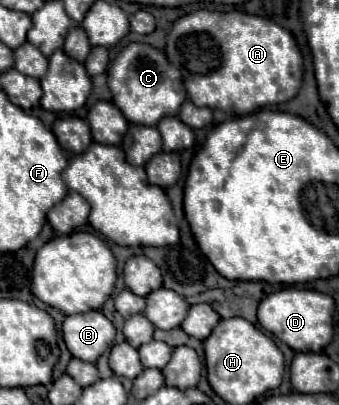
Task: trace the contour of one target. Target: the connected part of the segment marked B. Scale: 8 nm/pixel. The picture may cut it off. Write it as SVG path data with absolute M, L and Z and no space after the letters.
M100 310L66 316L62 332L70 354L84 362L96 362L116 336L114 324Z

